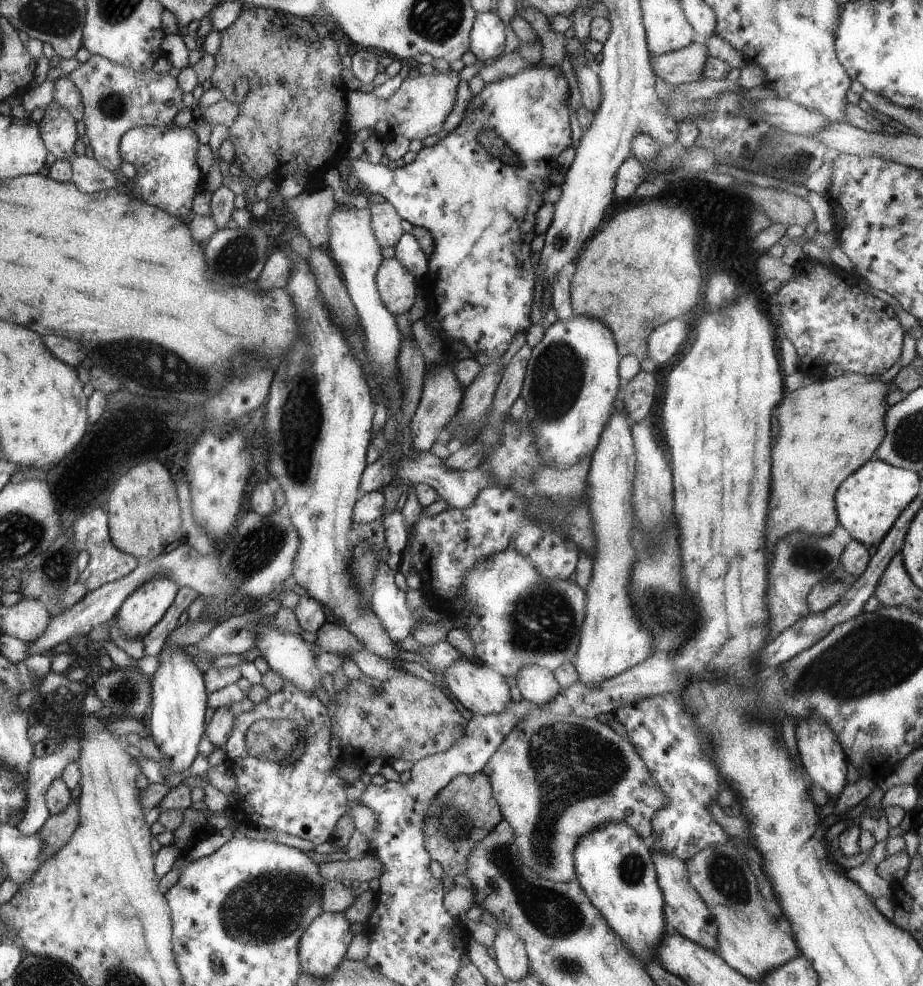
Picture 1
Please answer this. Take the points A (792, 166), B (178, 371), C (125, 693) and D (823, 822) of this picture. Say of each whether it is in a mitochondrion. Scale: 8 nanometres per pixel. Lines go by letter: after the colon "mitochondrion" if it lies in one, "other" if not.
A: mitochondrion
B: mitochondrion
C: mitochondrion
D: other

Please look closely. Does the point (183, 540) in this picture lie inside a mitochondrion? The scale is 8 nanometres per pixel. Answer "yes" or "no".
no

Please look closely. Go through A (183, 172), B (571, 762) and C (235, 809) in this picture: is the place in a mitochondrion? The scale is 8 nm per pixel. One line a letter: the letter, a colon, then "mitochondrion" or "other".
A: other
B: mitochondrion
C: other

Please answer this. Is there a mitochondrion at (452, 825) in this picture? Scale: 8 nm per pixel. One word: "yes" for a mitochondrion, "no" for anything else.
yes

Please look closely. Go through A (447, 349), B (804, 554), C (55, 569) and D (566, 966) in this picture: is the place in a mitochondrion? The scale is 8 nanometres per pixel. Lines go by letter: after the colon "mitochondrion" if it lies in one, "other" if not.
A: other
B: mitochondrion
C: mitochondrion
D: mitochondrion

